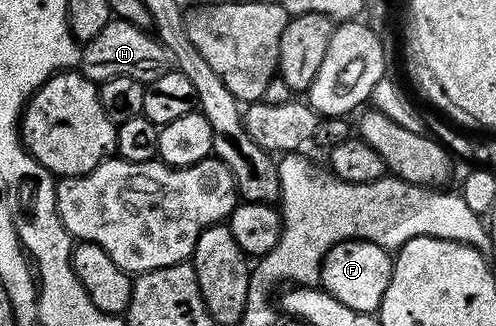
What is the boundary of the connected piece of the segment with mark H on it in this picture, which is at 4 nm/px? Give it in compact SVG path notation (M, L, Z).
M113 17L90 42L83 44L80 52L79 72L99 85L110 77L134 77L144 84L162 77L162 73L173 70L172 54L160 44L155 34L145 28L130 25L130 21L122 21Z

